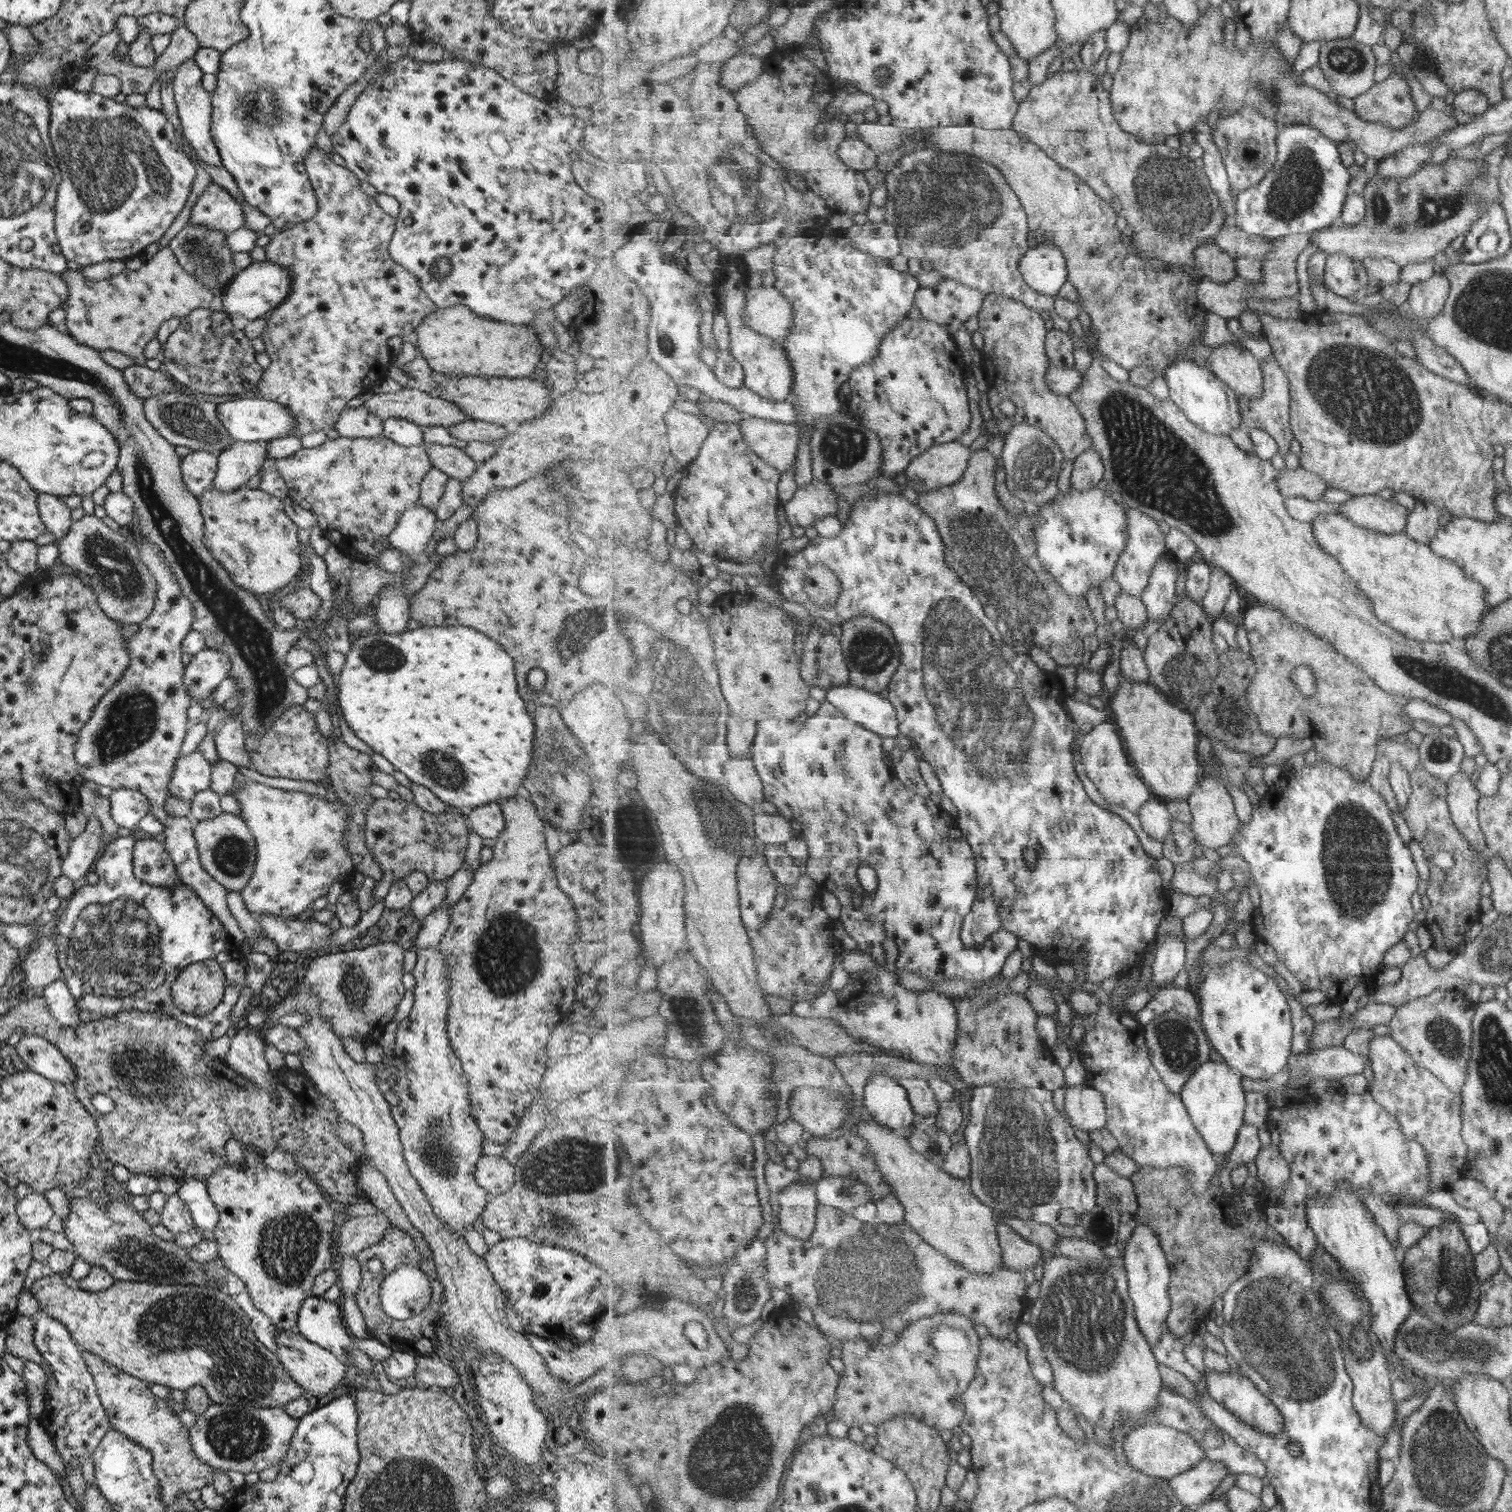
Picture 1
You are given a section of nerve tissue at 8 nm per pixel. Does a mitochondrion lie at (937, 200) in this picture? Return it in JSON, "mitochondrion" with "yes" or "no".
{"mitochondrion":"yes"}

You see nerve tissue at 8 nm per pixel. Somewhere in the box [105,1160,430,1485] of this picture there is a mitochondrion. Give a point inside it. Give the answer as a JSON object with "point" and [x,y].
{"point":[186,1321]}

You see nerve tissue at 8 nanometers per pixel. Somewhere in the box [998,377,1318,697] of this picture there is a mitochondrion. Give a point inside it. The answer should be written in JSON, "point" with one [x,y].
{"point":[1162,473]}

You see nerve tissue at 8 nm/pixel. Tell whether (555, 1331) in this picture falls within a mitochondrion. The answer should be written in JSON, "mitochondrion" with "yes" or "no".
{"mitochondrion":"no"}

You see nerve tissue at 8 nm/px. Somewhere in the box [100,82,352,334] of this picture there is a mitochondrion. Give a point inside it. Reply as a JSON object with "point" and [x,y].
{"point":[199,249]}

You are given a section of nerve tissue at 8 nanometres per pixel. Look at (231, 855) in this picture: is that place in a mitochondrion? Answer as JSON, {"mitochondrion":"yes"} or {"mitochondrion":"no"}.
{"mitochondrion":"yes"}

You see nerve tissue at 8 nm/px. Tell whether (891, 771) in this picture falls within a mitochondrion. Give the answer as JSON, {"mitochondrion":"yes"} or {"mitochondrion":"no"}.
{"mitochondrion":"no"}

